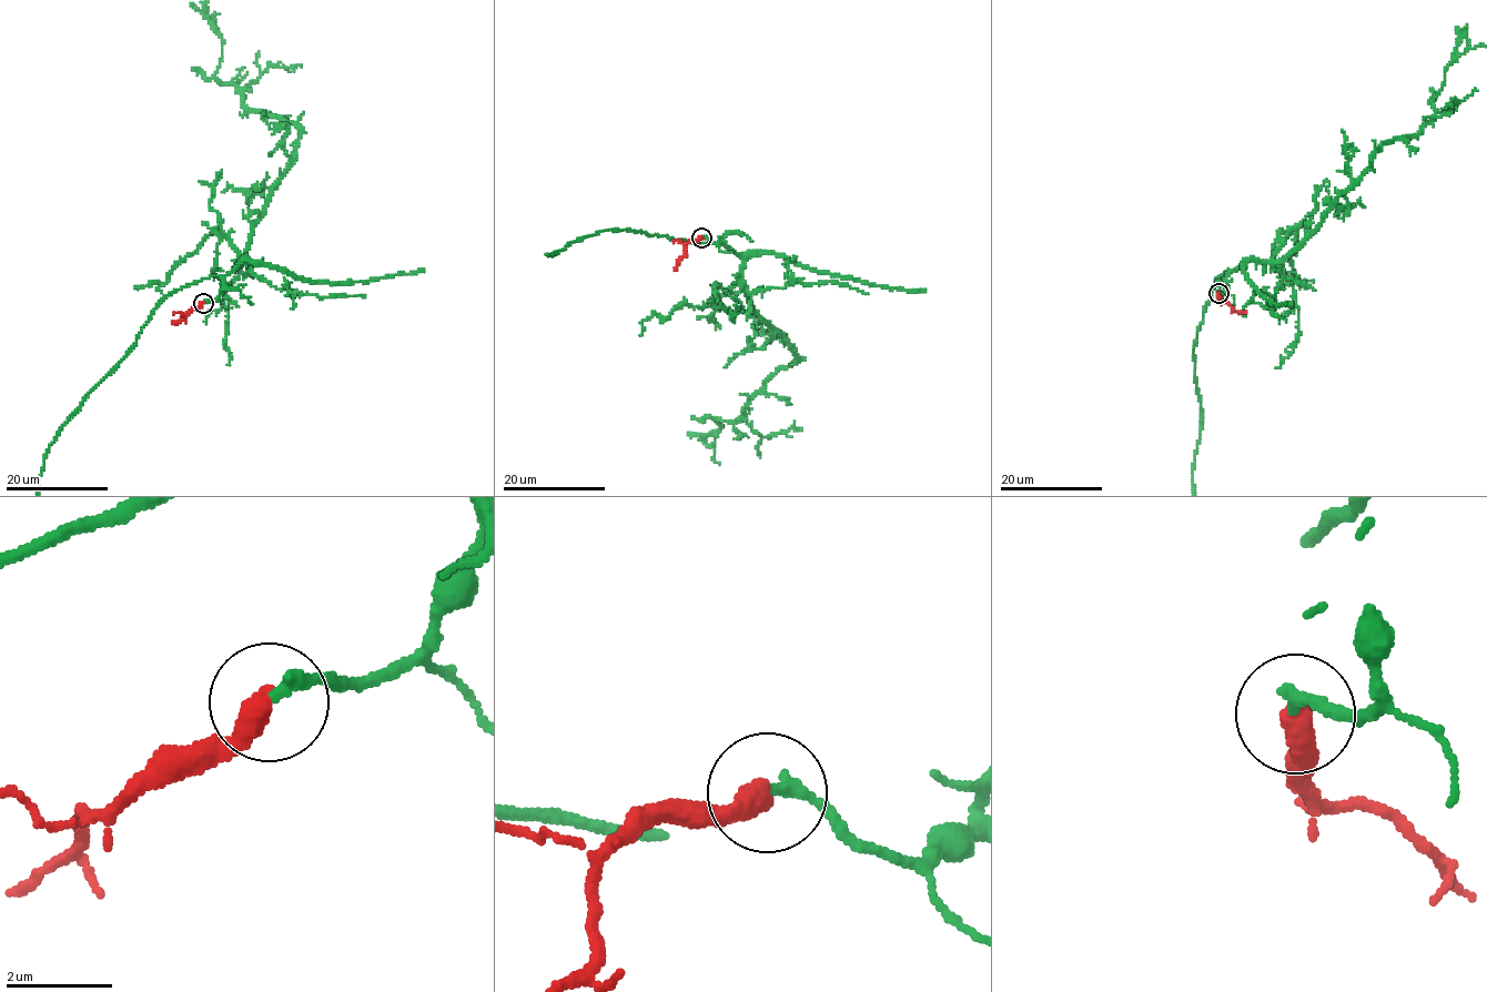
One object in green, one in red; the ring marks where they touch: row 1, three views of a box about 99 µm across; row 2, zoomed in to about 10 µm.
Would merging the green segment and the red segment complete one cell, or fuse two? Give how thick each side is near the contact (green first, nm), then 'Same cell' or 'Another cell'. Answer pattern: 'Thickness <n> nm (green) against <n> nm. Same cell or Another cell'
Thickness 260 nm (green) against 480 nm. Same cell

